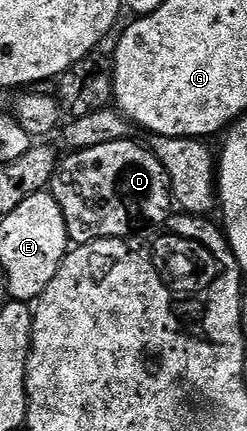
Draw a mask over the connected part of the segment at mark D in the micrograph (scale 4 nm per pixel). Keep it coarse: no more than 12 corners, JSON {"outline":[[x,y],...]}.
{"outline":[[129,138],[57,163],[73,245],[167,225],[168,175]]}

